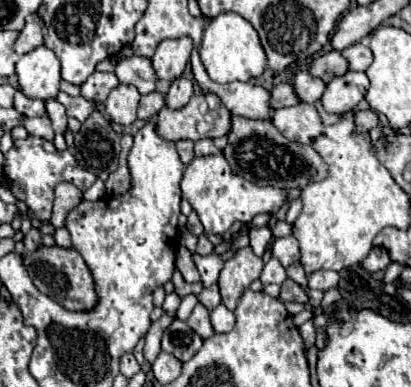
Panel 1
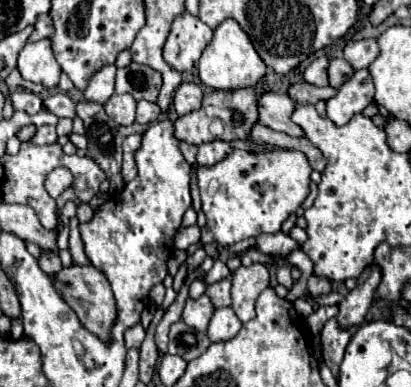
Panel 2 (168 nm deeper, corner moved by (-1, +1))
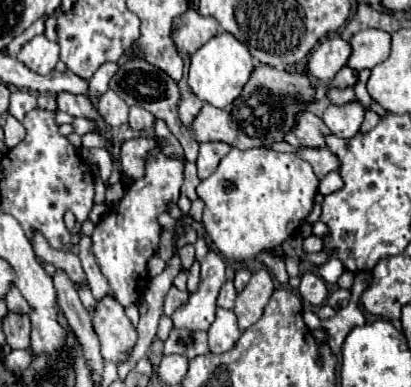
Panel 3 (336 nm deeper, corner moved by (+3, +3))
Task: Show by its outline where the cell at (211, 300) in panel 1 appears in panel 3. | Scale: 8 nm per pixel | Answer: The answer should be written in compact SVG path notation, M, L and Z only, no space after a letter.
M226 281L226 283L224 283L224 287L220 289L220 295L218 295L218 307L232 309L232 307L234 307L234 299L236 299L234 283L232 283L232 281Z

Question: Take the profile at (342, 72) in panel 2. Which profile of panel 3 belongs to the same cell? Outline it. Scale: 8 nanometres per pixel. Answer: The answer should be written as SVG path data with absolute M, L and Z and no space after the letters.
M342 67L336 77L332 79L332 85L338 87L338 89L344 89L344 87L354 87L358 81L358 71L350 69L350 67Z

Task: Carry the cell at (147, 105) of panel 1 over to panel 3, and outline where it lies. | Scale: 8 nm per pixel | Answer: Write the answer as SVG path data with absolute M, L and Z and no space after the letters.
M130 107L130 127L136 131L148 131L154 127L154 115L140 107Z

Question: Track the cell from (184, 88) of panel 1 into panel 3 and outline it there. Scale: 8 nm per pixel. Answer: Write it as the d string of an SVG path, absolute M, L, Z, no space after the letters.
M188 95L186 99L180 101L180 105L178 105L178 115L180 115L180 121L182 121L184 127L190 127L190 125L192 125L192 121L194 121L196 115L200 113L202 105L204 105L204 103L202 103L196 95Z

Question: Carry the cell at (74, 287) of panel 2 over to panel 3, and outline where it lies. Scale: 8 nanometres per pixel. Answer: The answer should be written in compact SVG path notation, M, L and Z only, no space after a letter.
M106 297L98 301L92 321L102 343L102 357L116 365L128 361L128 353L136 345L136 327L128 321L124 307L116 299Z

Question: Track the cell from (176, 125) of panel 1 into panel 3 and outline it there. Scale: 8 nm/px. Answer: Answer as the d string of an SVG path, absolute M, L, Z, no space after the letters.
M260 65L252 71L252 77L232 105L216 109L206 103L194 119L190 131L198 139L198 143L222 141L238 149L270 147L274 143L284 141L284 135L294 129L298 113L302 113L306 105L314 101L314 93L316 89L308 75L288 73L284 69Z

